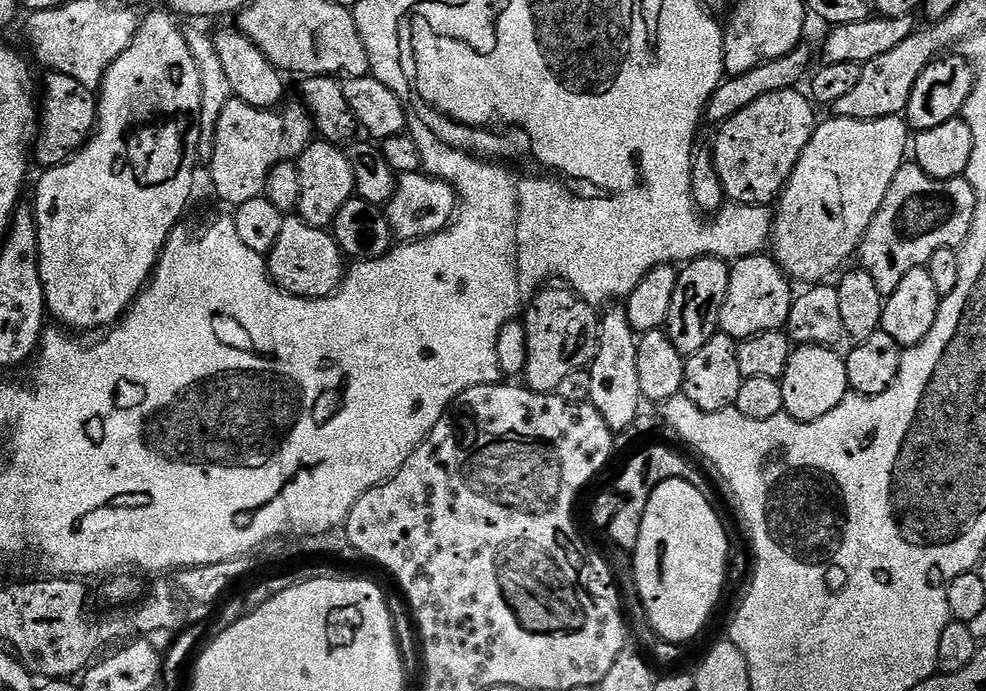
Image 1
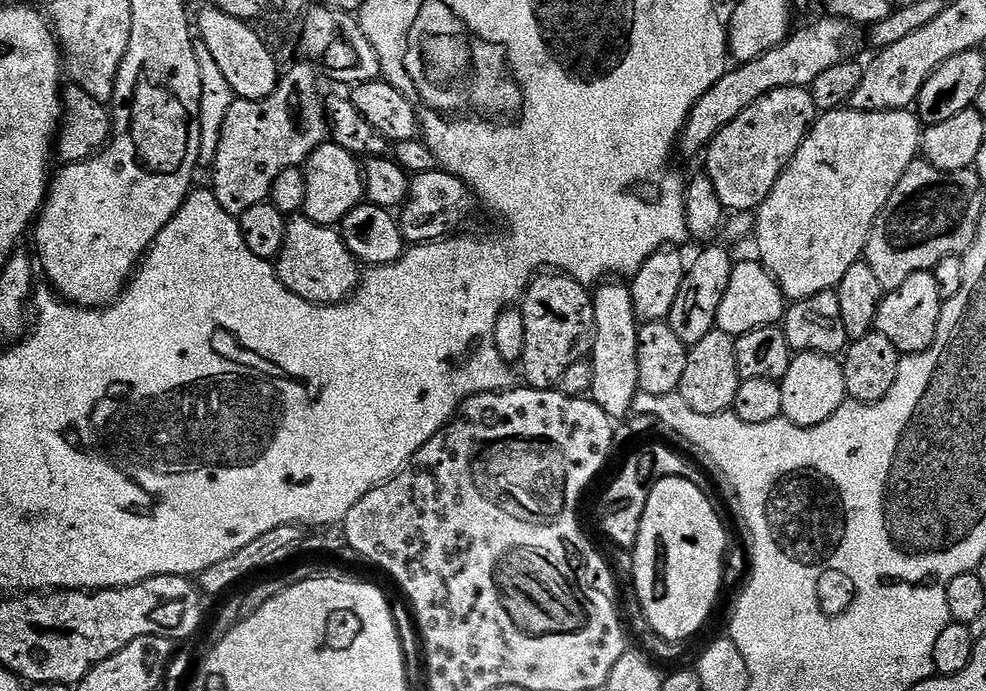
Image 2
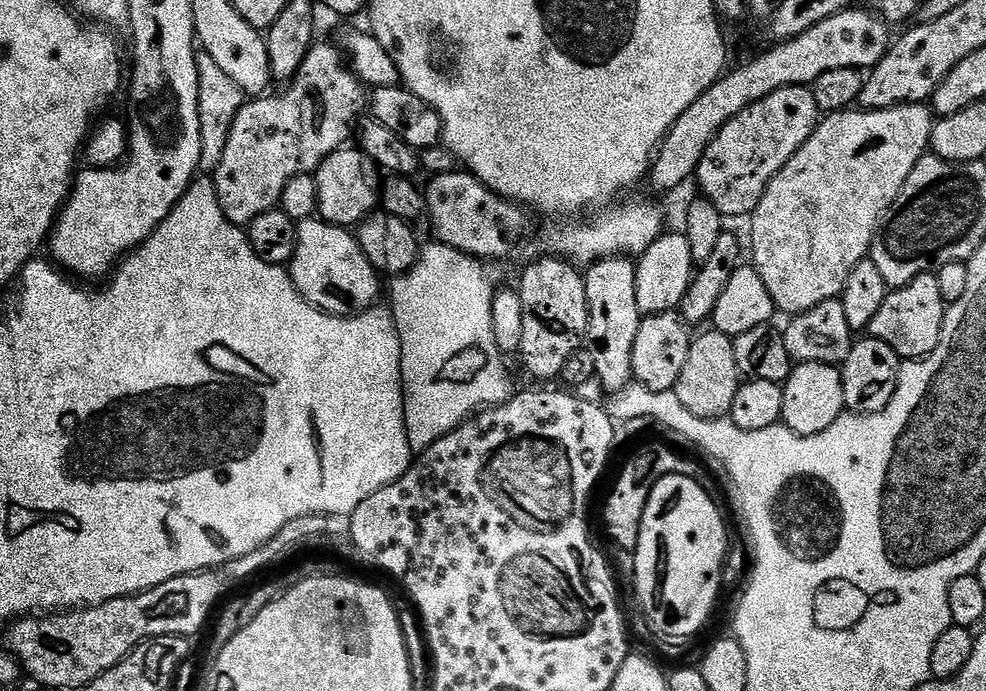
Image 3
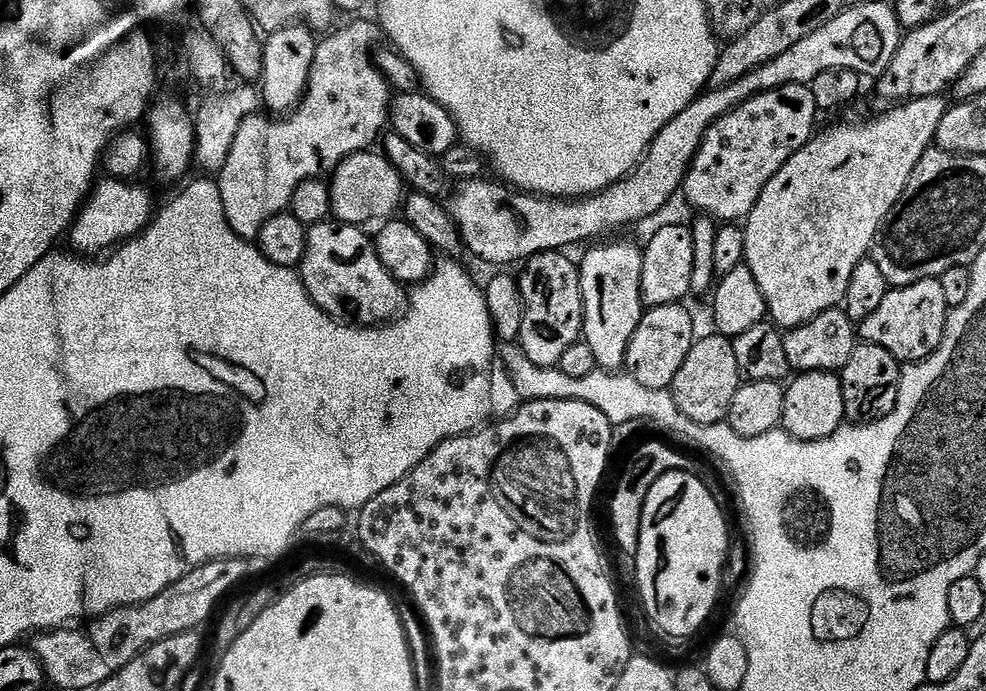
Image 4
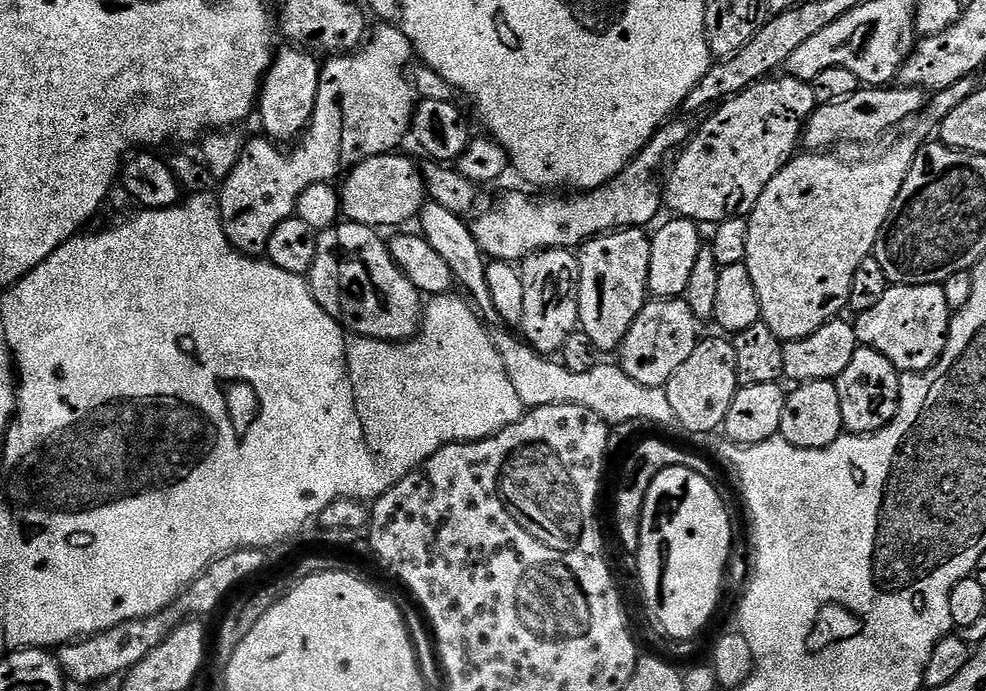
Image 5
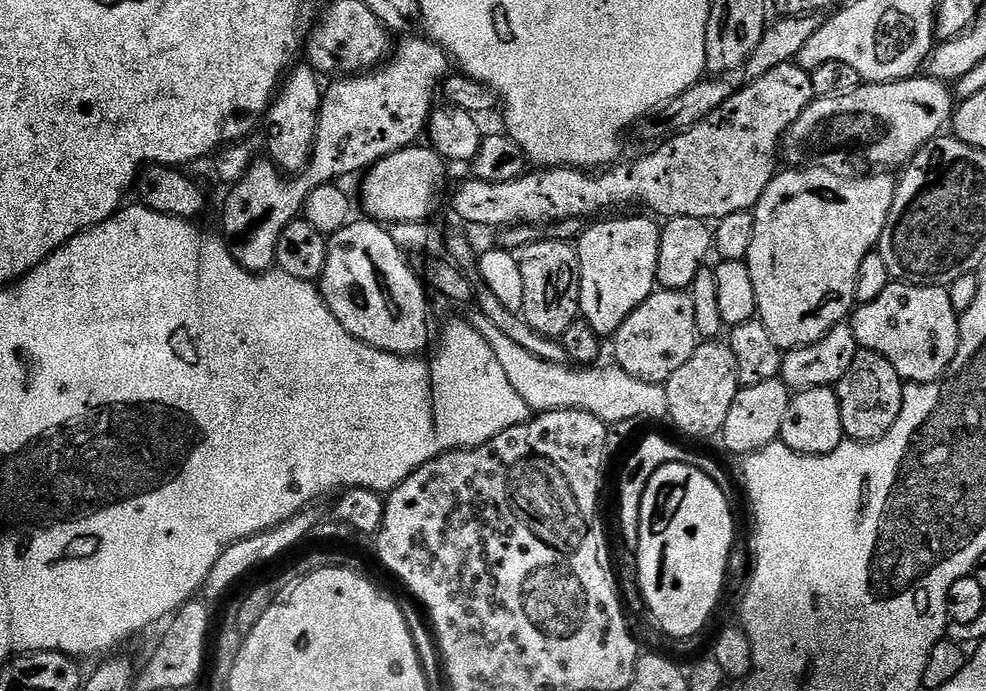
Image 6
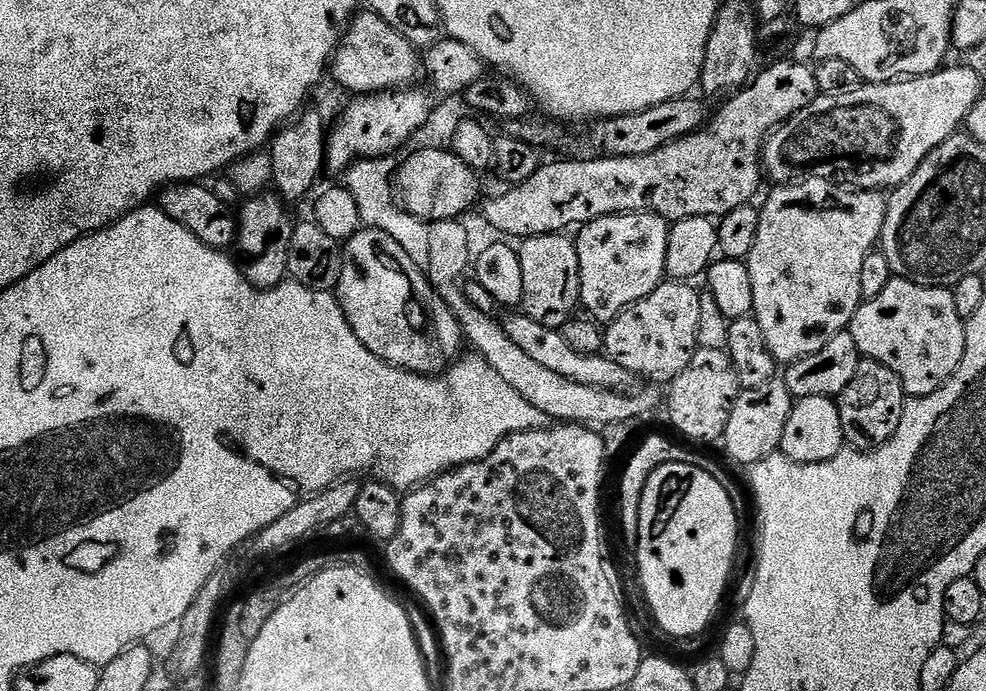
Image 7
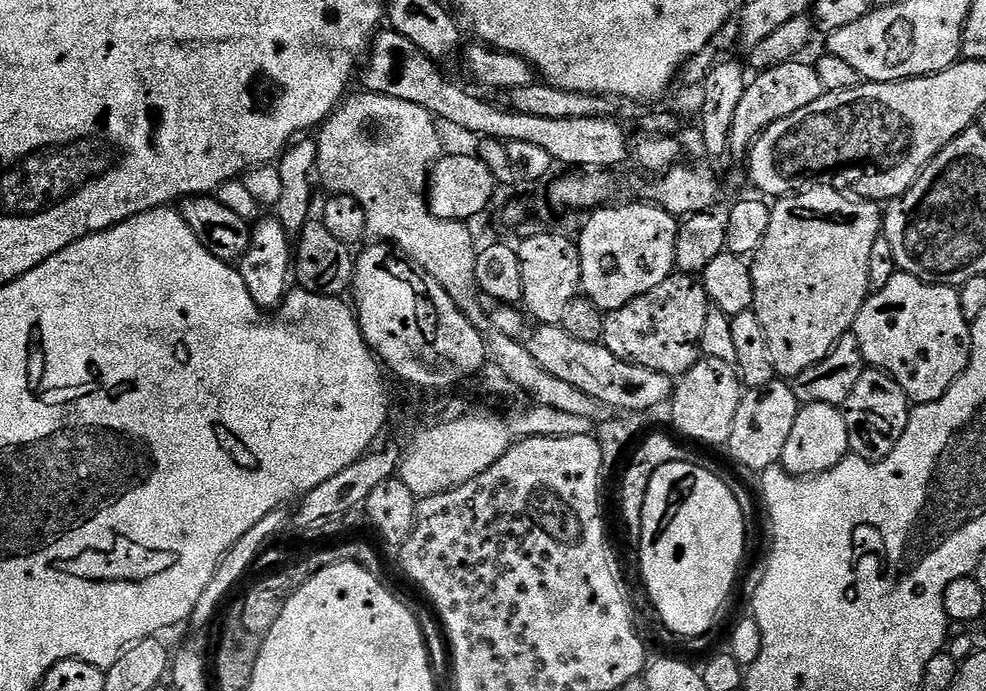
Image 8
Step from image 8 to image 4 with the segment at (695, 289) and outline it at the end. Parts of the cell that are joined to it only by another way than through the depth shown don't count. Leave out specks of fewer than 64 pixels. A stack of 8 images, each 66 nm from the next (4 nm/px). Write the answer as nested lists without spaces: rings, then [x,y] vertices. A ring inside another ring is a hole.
[[[679,303],[648,308],[638,322],[638,330],[634,330],[634,338],[630,338],[624,368],[627,375],[638,378],[638,382],[649,390],[671,389],[682,362],[686,362],[686,357],[697,342],[696,320],[691,310],[684,307],[688,306]]]

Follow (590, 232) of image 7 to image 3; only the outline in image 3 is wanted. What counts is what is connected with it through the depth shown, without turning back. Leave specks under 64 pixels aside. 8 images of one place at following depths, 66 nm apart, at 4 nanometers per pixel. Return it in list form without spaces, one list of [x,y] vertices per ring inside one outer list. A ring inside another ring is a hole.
[[[628,258],[597,260],[587,269],[584,276],[588,299],[588,339],[594,354],[594,370],[601,389],[617,392],[633,383],[632,359],[634,338],[638,334],[641,314],[634,295],[636,266]]]

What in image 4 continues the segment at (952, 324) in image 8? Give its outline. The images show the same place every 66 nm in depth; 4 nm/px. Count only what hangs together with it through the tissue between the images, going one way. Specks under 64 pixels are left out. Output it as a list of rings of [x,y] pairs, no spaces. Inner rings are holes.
[[[939,279],[919,280],[905,288],[889,290],[878,310],[858,326],[858,336],[863,343],[877,344],[882,346],[882,350],[890,350],[901,365],[916,364],[938,350],[949,311]]]

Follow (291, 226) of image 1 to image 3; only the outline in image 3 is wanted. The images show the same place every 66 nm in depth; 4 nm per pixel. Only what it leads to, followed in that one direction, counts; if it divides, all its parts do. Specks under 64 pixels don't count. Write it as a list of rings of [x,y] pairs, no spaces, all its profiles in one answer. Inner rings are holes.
[[[319,218],[301,220],[297,223],[296,249],[290,271],[298,294],[302,294],[302,298],[306,298],[308,304],[313,304],[315,308],[328,312],[331,316],[354,316],[358,312],[364,312],[367,308],[373,307],[382,296],[382,288],[380,292],[381,273],[377,272],[370,258],[366,258],[355,235],[347,228],[340,228],[337,224],[327,224]]]

